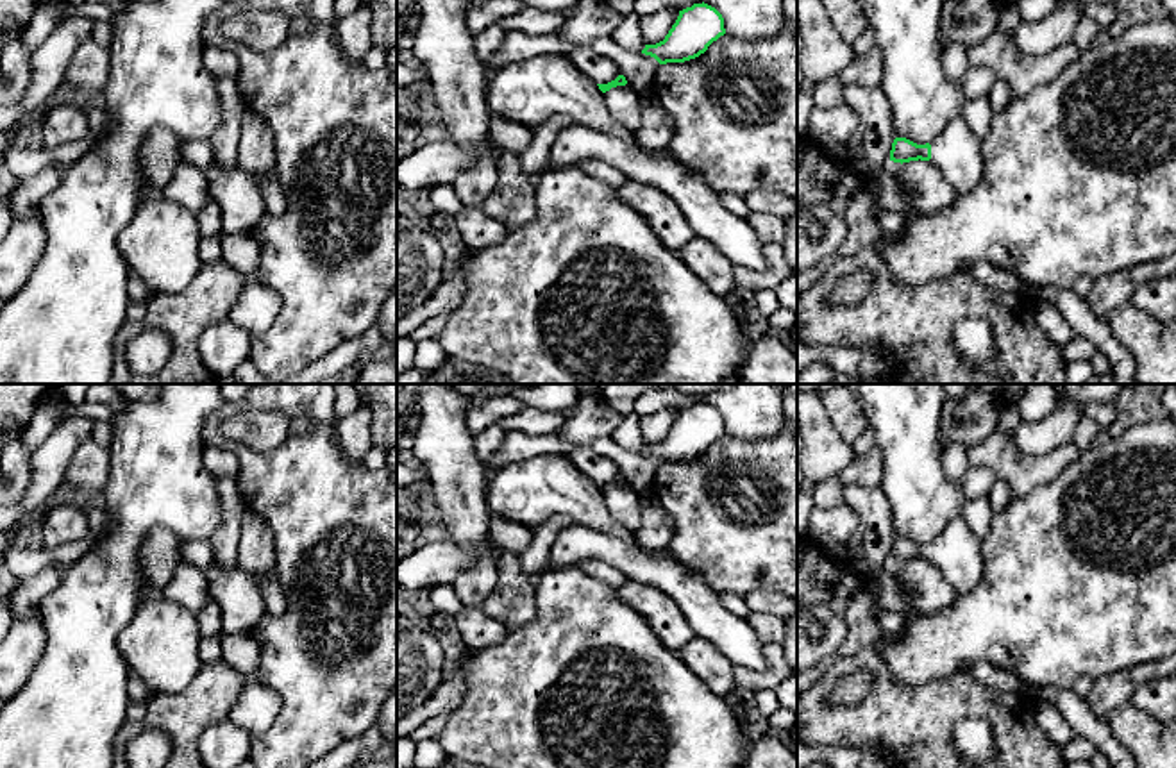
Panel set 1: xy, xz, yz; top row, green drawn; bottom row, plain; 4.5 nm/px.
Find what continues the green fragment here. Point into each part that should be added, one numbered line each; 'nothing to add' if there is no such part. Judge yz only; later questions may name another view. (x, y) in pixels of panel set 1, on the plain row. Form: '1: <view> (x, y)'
1: yz (957, 552)

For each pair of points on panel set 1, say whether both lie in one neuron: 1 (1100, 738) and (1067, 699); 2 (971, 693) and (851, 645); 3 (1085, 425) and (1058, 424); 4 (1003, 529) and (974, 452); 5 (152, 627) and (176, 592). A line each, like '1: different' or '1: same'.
1: same
2: different
3: different
4: different
5: different

